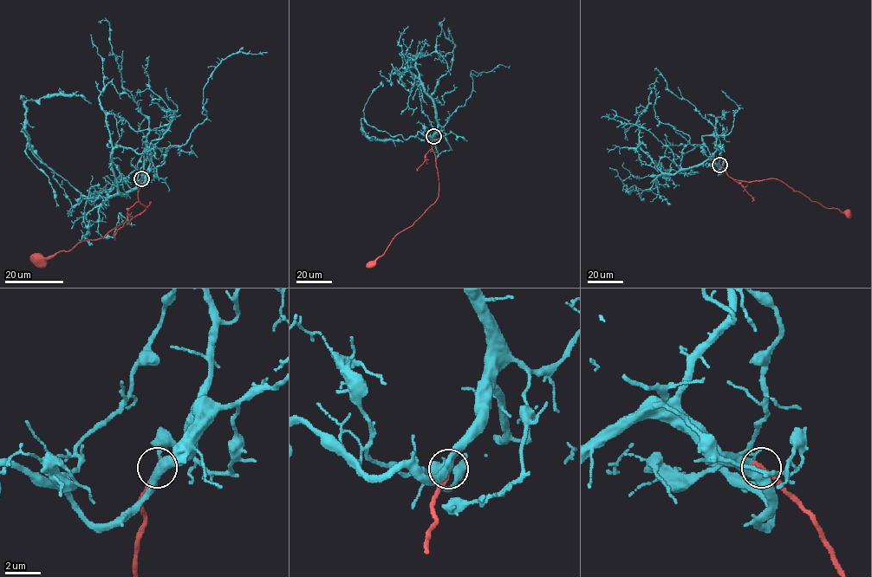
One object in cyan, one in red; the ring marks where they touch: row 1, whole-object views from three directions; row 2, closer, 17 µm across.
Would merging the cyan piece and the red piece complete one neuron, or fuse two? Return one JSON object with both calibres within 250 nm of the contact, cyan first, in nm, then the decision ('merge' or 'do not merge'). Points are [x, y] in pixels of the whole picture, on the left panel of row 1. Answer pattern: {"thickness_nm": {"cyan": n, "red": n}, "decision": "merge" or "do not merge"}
{"thickness_nm": {"cyan": 440, "red": 320}, "decision": "merge"}

